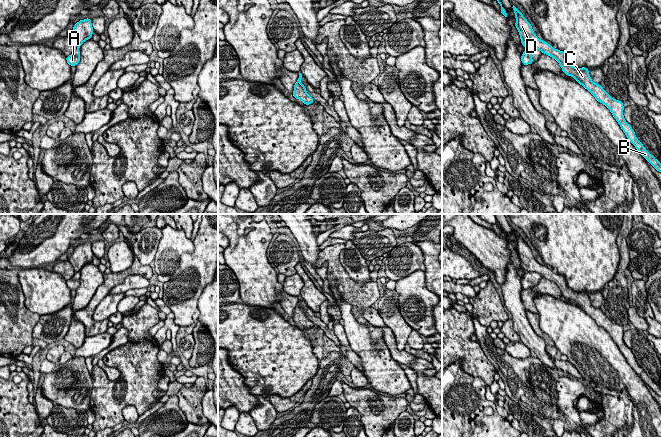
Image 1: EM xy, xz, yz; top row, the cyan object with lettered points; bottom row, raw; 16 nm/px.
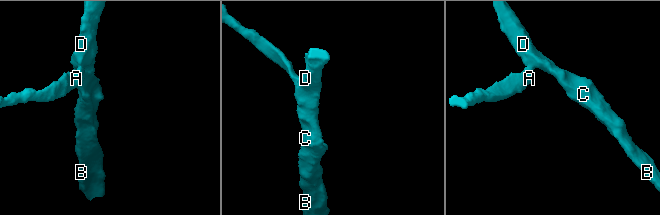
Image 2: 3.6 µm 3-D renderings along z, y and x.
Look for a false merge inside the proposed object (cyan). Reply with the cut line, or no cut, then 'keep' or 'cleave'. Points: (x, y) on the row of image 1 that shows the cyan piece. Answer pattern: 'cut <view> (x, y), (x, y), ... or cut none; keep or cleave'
cut yz (526, 47), (530, 48); cleave

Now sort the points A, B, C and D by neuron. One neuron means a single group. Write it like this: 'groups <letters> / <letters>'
groups A / B C D

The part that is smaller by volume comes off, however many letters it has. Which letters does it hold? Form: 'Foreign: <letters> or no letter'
Foreign: A

